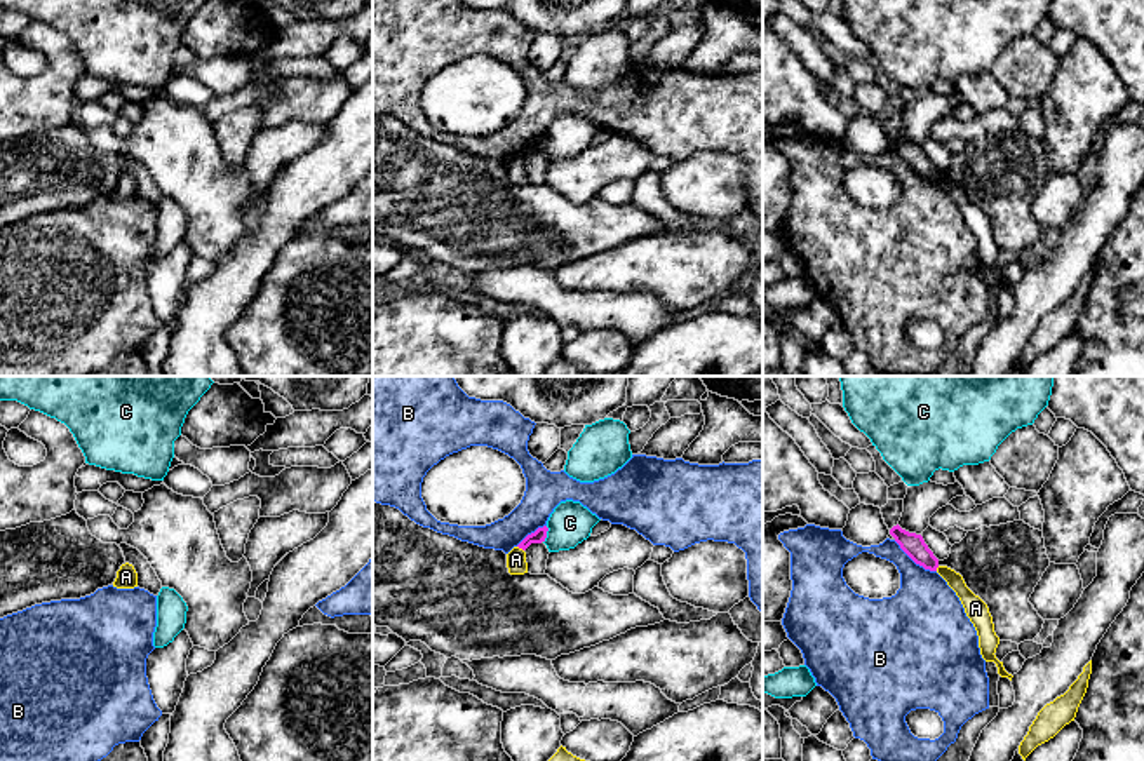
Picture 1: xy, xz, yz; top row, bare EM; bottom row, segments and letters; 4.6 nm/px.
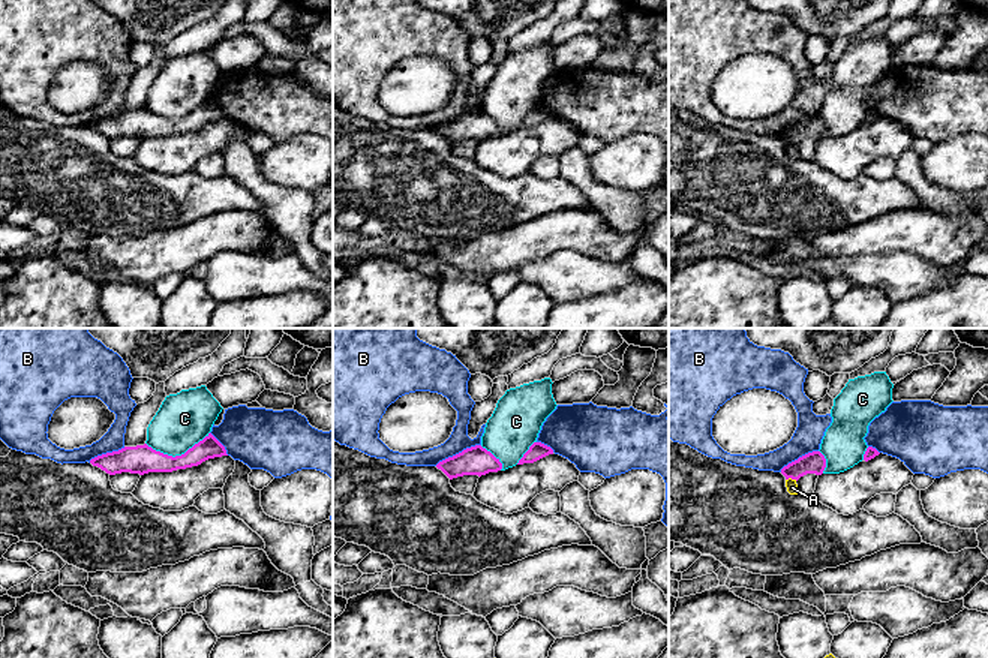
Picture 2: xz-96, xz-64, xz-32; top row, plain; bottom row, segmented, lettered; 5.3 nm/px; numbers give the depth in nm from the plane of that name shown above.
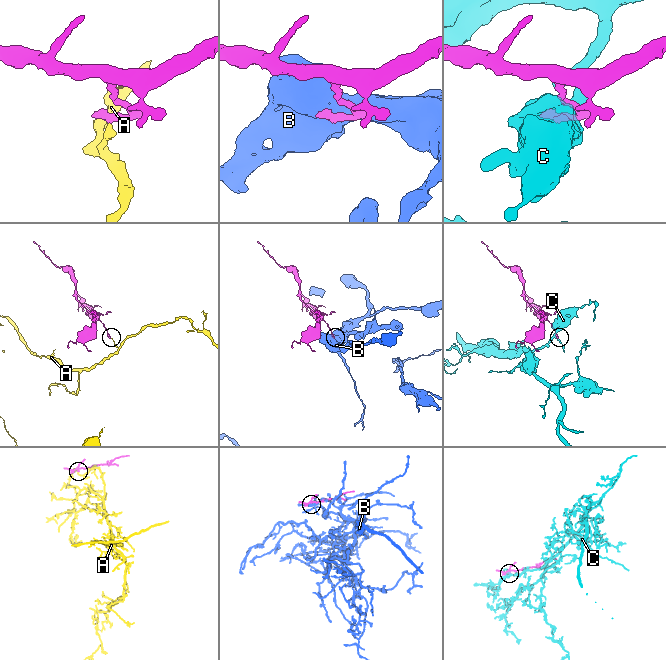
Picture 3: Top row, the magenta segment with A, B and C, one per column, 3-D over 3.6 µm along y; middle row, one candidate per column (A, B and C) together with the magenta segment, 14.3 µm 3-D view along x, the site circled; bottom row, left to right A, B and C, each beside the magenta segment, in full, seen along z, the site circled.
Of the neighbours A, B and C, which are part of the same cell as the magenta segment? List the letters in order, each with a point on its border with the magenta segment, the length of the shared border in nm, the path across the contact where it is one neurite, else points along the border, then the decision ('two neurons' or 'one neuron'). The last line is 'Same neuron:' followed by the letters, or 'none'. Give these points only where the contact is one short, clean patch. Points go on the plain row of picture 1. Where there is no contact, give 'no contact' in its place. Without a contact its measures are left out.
A: xz (521, 157) | 40 nm | along xz (518, 155), (523, 161) | two neurons
B: yz (915, 171) | 240 nm | two neurons
C: xz (545, 145) | 80 nm | two neurons
Same neuron: none

